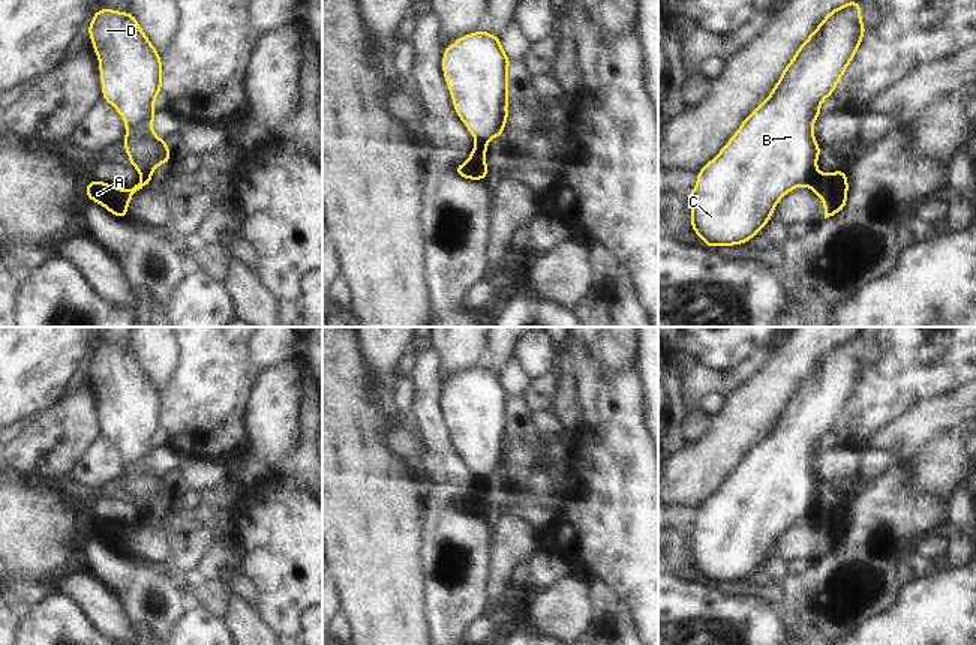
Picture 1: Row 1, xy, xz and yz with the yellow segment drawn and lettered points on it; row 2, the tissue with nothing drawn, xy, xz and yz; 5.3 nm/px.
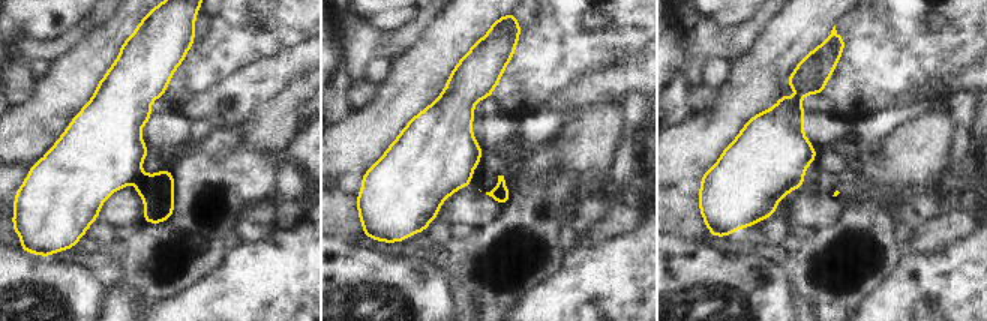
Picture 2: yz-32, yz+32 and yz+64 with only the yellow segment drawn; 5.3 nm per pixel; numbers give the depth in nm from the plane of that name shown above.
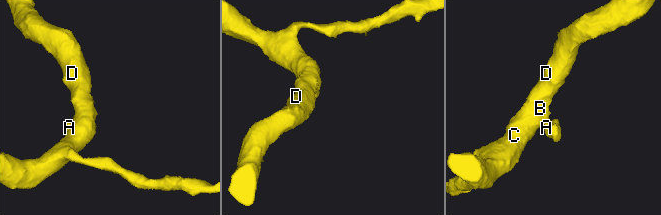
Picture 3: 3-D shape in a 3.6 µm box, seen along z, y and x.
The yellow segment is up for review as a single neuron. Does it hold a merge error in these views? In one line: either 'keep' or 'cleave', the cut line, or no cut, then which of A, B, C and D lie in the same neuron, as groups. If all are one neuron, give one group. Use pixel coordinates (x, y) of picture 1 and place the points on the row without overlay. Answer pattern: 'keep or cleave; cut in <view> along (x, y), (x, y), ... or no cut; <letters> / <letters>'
cleave; cut in yz along (814, 503), (807, 521); A / B C D

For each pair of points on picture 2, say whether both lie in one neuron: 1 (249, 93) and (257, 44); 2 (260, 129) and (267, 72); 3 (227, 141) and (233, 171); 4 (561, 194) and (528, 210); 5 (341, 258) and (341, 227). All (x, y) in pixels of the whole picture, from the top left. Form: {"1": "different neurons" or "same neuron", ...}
{"1": "different neurons", "2": "different neurons", "3": "same neuron", "4": "same neuron", "5": "different neurons"}

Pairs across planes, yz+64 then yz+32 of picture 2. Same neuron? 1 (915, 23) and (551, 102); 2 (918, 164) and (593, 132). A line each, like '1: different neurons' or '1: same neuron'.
1: different neurons
2: same neuron

